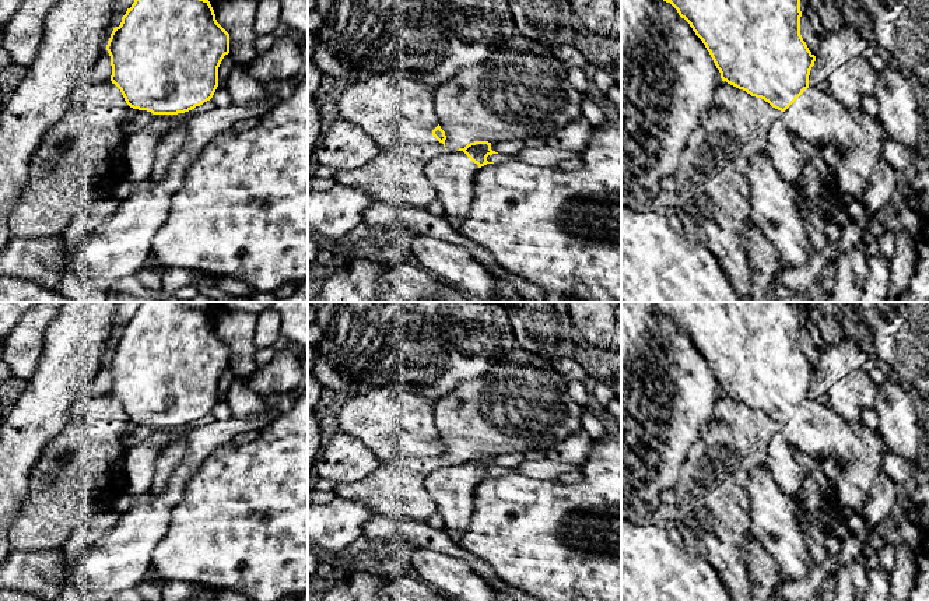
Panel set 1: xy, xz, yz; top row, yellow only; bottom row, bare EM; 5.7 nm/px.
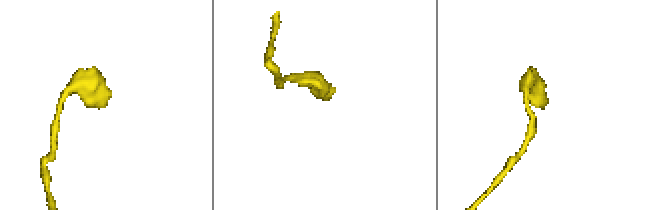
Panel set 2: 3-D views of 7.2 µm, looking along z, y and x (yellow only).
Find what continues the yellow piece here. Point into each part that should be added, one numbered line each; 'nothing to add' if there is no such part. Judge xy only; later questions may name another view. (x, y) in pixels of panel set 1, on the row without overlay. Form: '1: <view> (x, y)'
1: xy (136, 432)

